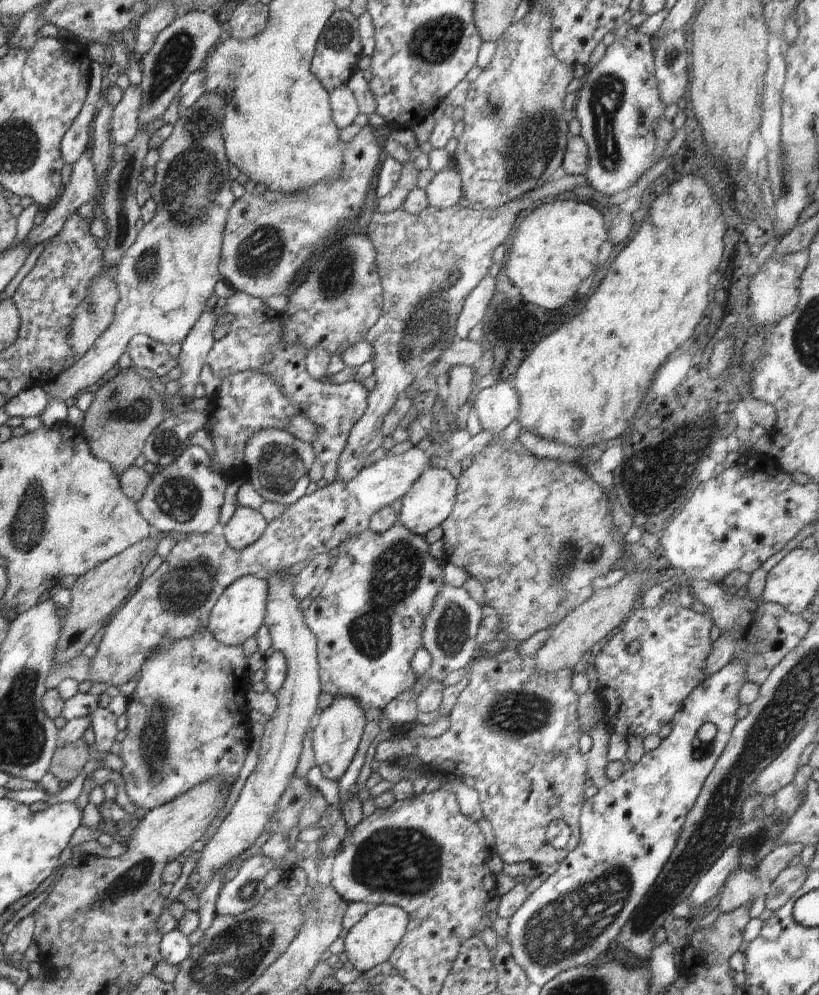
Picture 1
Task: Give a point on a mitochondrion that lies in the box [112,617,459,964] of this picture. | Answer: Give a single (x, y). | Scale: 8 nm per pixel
(406, 862)

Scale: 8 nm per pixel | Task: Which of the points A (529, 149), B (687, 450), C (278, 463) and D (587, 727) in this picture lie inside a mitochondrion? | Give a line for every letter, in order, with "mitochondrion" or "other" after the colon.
A: mitochondrion
B: mitochondrion
C: mitochondrion
D: other

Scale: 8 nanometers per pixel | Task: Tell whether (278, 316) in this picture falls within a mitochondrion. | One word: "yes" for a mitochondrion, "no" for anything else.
no

